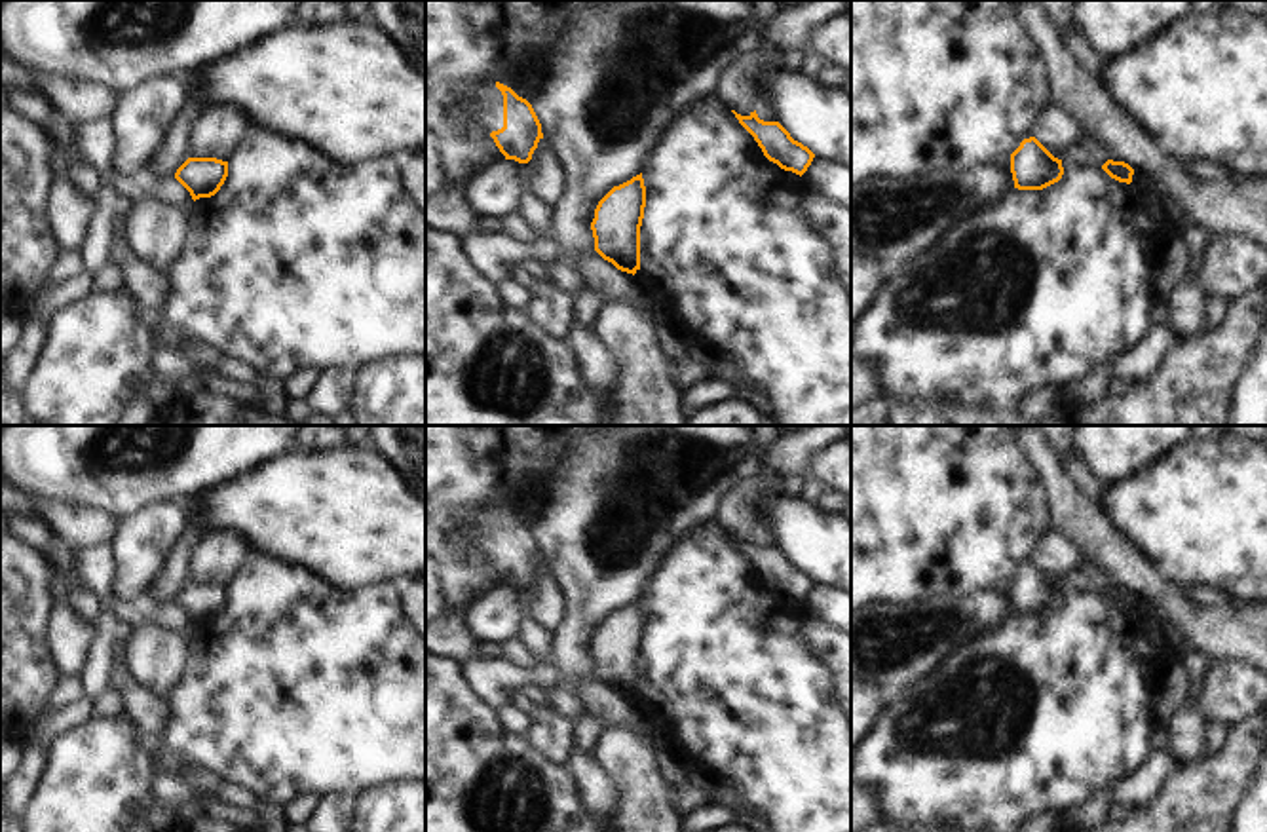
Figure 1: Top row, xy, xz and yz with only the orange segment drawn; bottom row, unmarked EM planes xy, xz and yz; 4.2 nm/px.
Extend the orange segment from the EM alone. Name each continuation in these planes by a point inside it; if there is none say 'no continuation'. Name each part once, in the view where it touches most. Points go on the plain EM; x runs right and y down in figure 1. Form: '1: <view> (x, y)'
1: xz (489, 534)

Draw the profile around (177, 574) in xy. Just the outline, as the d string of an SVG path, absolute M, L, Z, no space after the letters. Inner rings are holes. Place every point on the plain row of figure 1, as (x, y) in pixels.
M190 509L184 532L179 536L169 555L167 566L152 593L152 600L175 602L177 595L192 583L192 560L205 536L201 515Z

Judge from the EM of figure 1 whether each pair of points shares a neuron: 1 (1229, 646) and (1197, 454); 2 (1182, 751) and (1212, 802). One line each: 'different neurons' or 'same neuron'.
1: different neurons
2: different neurons

